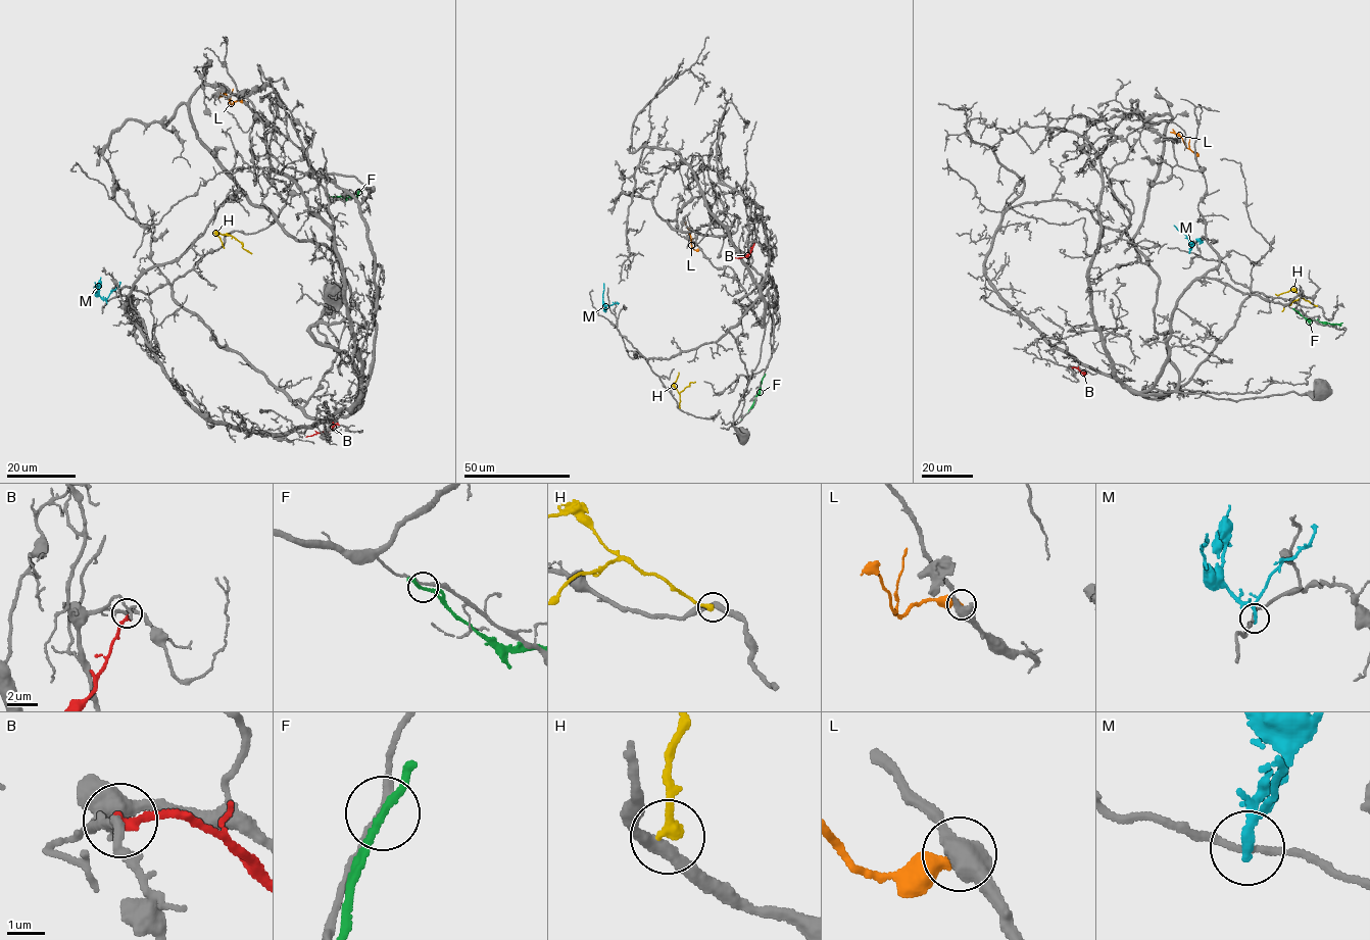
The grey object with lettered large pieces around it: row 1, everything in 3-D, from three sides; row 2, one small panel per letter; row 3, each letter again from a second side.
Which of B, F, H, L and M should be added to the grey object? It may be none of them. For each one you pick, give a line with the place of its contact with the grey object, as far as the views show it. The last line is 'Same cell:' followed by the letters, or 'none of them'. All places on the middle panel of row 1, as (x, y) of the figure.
Same cell: none of them

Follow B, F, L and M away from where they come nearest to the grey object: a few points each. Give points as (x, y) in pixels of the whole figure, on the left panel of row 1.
B: (339, 426), (338, 423), (305, 437)
F: (360, 191), (354, 198), (345, 195), (331, 197), (327, 193)
L: (245, 102), (230, 103), (227, 95), (219, 95), (221, 92)
M: (106, 303), (95, 291), (95, 282)

